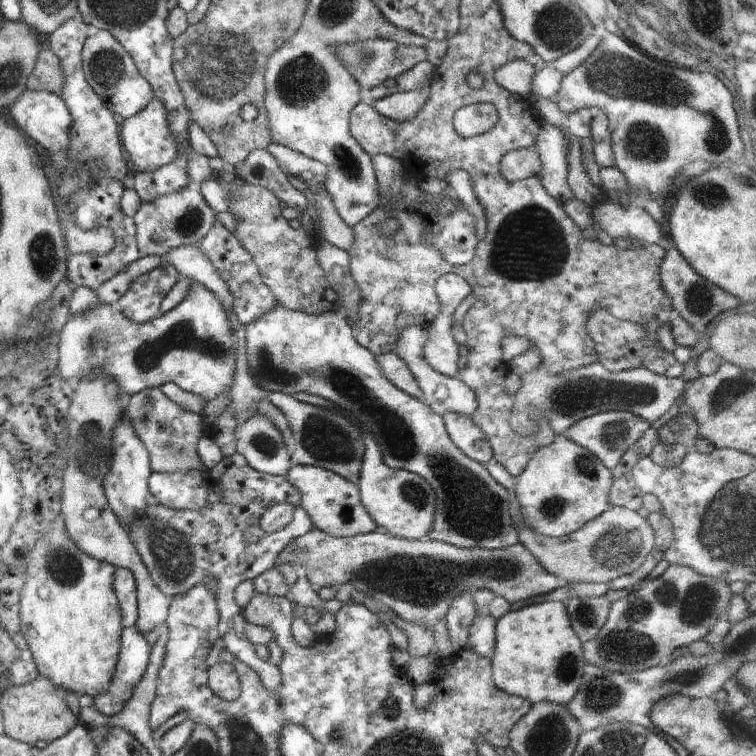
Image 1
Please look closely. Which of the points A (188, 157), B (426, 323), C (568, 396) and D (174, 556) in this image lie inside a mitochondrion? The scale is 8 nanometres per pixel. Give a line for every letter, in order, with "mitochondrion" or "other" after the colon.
A: other
B: other
C: mitochondrion
D: mitochondrion

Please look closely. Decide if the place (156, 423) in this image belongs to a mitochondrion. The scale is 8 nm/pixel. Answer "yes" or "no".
no

